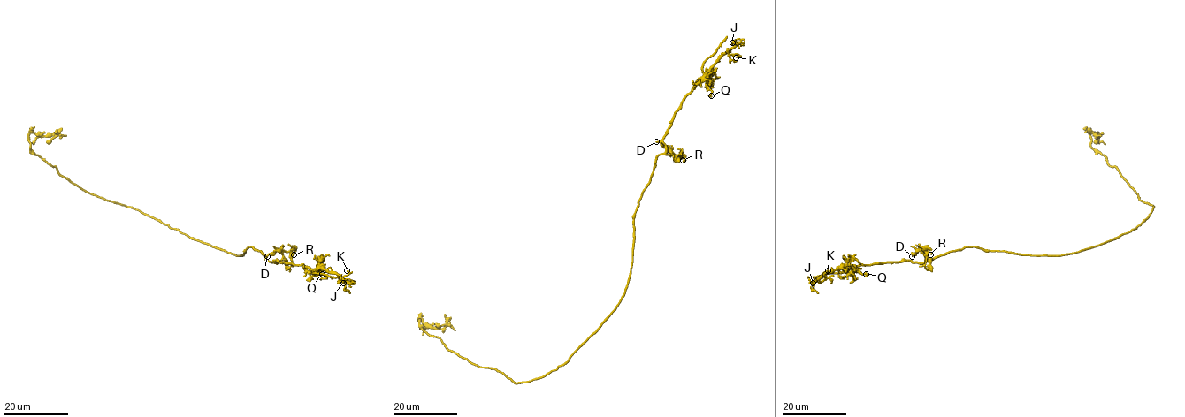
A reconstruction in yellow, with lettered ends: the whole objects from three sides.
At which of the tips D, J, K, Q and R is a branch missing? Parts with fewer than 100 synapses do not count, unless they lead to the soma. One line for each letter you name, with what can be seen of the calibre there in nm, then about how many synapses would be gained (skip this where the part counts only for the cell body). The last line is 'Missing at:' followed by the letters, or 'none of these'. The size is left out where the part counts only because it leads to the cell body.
Missing at: none of these

